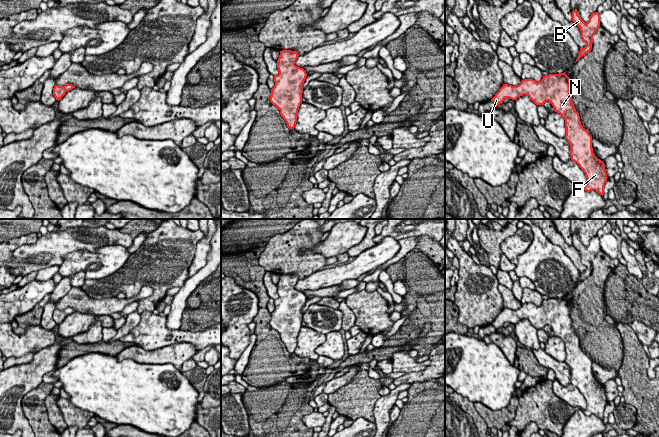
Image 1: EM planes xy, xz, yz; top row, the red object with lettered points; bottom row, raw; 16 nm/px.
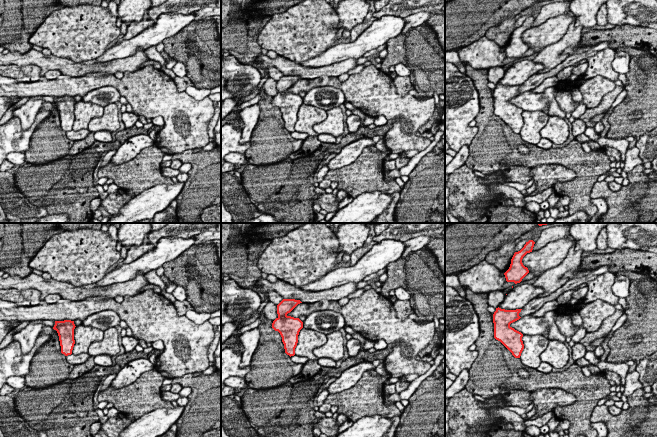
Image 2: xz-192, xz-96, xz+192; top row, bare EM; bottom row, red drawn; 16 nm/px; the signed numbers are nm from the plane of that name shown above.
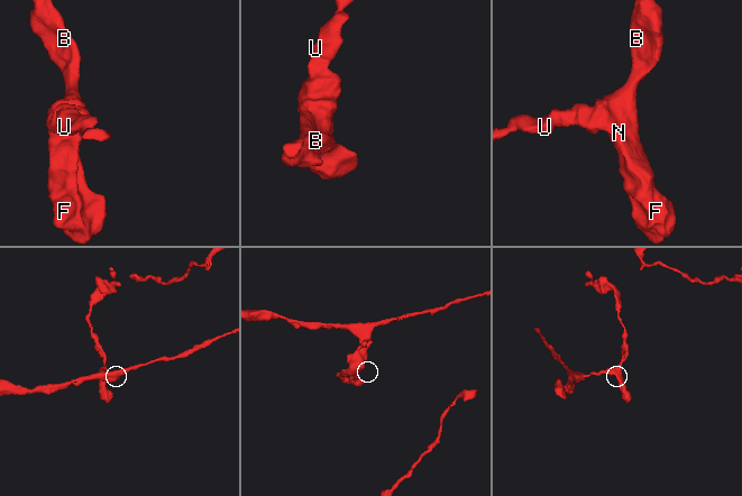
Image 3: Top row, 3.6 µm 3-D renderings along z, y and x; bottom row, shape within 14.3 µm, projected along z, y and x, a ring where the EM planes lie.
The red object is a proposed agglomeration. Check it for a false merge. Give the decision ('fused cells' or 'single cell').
single cell

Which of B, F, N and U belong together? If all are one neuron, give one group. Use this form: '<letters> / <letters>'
B F N U

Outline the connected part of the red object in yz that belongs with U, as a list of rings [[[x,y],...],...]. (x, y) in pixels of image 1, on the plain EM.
[[[565,297],[543,300],[540,306],[524,303],[517,310],[503,308],[491,325],[496,331],[505,322],[516,324],[523,319],[527,319],[537,330],[549,325],[554,335],[565,344],[564,362],[570,369],[571,384],[579,389],[587,402],[583,413],[587,416],[595,414],[603,420],[608,402],[605,388],[593,377],[592,360],[581,348],[579,337],[572,326],[570,302]]]

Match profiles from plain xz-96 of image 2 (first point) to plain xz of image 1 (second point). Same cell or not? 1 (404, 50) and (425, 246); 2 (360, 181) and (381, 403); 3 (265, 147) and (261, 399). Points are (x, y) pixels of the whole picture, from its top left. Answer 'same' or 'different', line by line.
1: different
2: different
3: different

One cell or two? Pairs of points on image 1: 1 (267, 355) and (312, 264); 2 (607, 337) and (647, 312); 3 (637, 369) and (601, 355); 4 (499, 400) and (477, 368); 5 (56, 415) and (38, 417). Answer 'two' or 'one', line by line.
1: two
2: two
3: two
4: one
5: two

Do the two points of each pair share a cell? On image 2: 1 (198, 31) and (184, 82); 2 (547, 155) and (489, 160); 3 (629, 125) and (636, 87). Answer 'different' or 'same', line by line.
1: different
2: same
3: same

